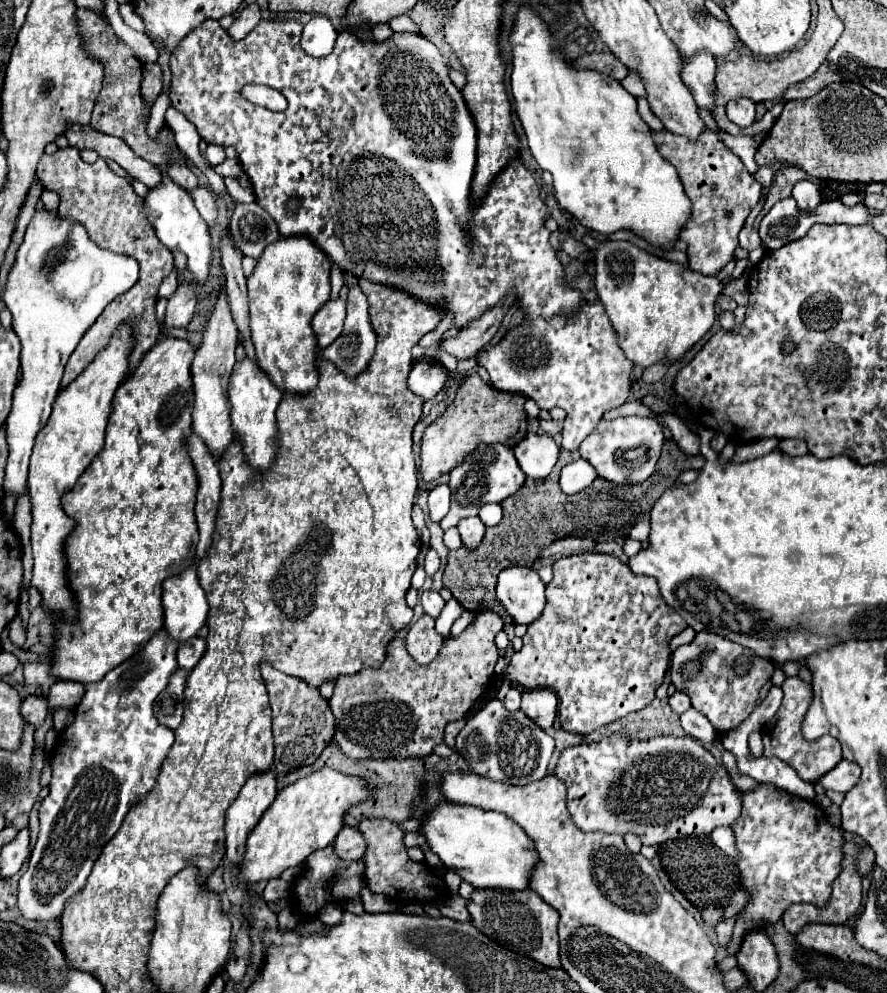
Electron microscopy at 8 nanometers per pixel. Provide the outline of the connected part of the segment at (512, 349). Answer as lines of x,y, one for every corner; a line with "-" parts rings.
583,302
573,316
525,320
497,344
483,350
477,362
489,372
495,388
533,398
539,408
563,408
567,416
561,448
565,450
577,450
583,438
597,426
603,412
621,406
631,390
633,364
619,348
601,302

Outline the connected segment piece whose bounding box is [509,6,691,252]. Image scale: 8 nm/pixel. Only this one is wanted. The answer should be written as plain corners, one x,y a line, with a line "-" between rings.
529,6
519,8
509,42
513,46
511,88
515,110
523,124
533,158
541,170
553,174
553,190
559,206
573,214
585,228
601,236
627,230
667,252
679,240
679,234
691,216
691,200
677,178
679,174
675,172
675,166
665,162
657,152
651,130
637,112
637,100
617,80
605,74
571,68
555,48
545,22

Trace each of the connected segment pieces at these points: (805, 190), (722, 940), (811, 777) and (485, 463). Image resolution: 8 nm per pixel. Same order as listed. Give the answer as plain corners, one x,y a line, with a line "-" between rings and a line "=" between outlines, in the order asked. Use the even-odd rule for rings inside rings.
799,180
799,182
795,182
791,196
795,198
797,206
803,208
803,210
811,210
811,208
817,208
821,204
819,186
815,182
811,182
811,180
=
721,920
717,926
715,926
715,932
717,932
717,940
721,946
727,946
729,940
731,940
731,934
733,934
733,926
735,926
735,920
=
793,676
793,678
787,678
781,688
785,692
783,704
781,704
779,712
773,716
773,720
761,728
763,744
765,744
765,756
781,758
783,762
787,762
789,766
795,768
795,772
797,772
797,776
801,780
817,782
821,776
825,776
831,768
835,768
843,760
841,744
831,736
819,738
817,742
807,742
803,738
801,722
803,722
803,718
805,718
805,714
809,710
809,704
811,704
811,686
807,682
=
493,444
493,446
485,446
481,452
477,450
475,454
471,454
467,458
467,462
463,462
461,466
457,466
451,474
449,474
449,488
451,488
451,510
449,514
441,520
441,530
453,528
459,524
461,518
467,516
475,516
479,506
483,506
485,502
501,502
507,496
513,496
525,482
525,476
513,456
513,450
503,446
503,444

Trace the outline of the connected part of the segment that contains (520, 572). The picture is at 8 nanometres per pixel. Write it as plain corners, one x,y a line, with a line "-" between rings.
513,566
499,574
497,598
515,624
531,624
545,608
545,584
535,570

